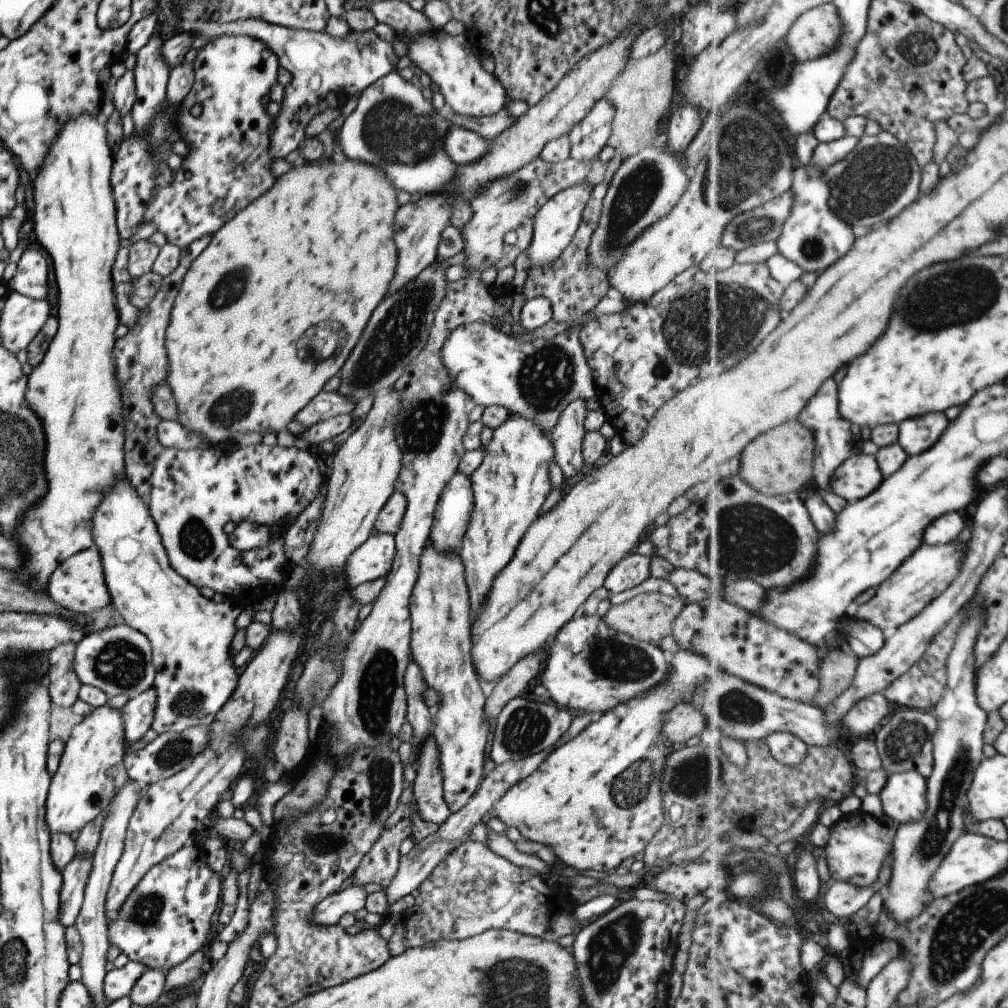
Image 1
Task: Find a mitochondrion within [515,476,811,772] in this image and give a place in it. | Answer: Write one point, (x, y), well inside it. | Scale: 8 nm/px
(750, 538)

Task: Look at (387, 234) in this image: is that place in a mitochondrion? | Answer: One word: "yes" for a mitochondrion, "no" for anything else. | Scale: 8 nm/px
no

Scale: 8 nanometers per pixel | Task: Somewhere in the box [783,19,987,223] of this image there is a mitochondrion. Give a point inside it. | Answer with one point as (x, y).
(918, 49)

